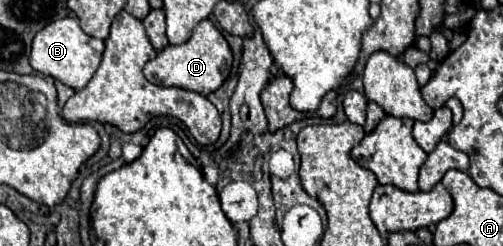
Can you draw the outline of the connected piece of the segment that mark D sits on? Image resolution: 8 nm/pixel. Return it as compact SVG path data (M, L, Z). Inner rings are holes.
M204 19L198 23L198 27L194 29L192 37L186 43L168 45L156 55L156 59L148 61L144 67L144 77L160 87L180 87L196 91L200 95L210 95L226 81L230 69L232 69L232 51L226 39L210 19Z

